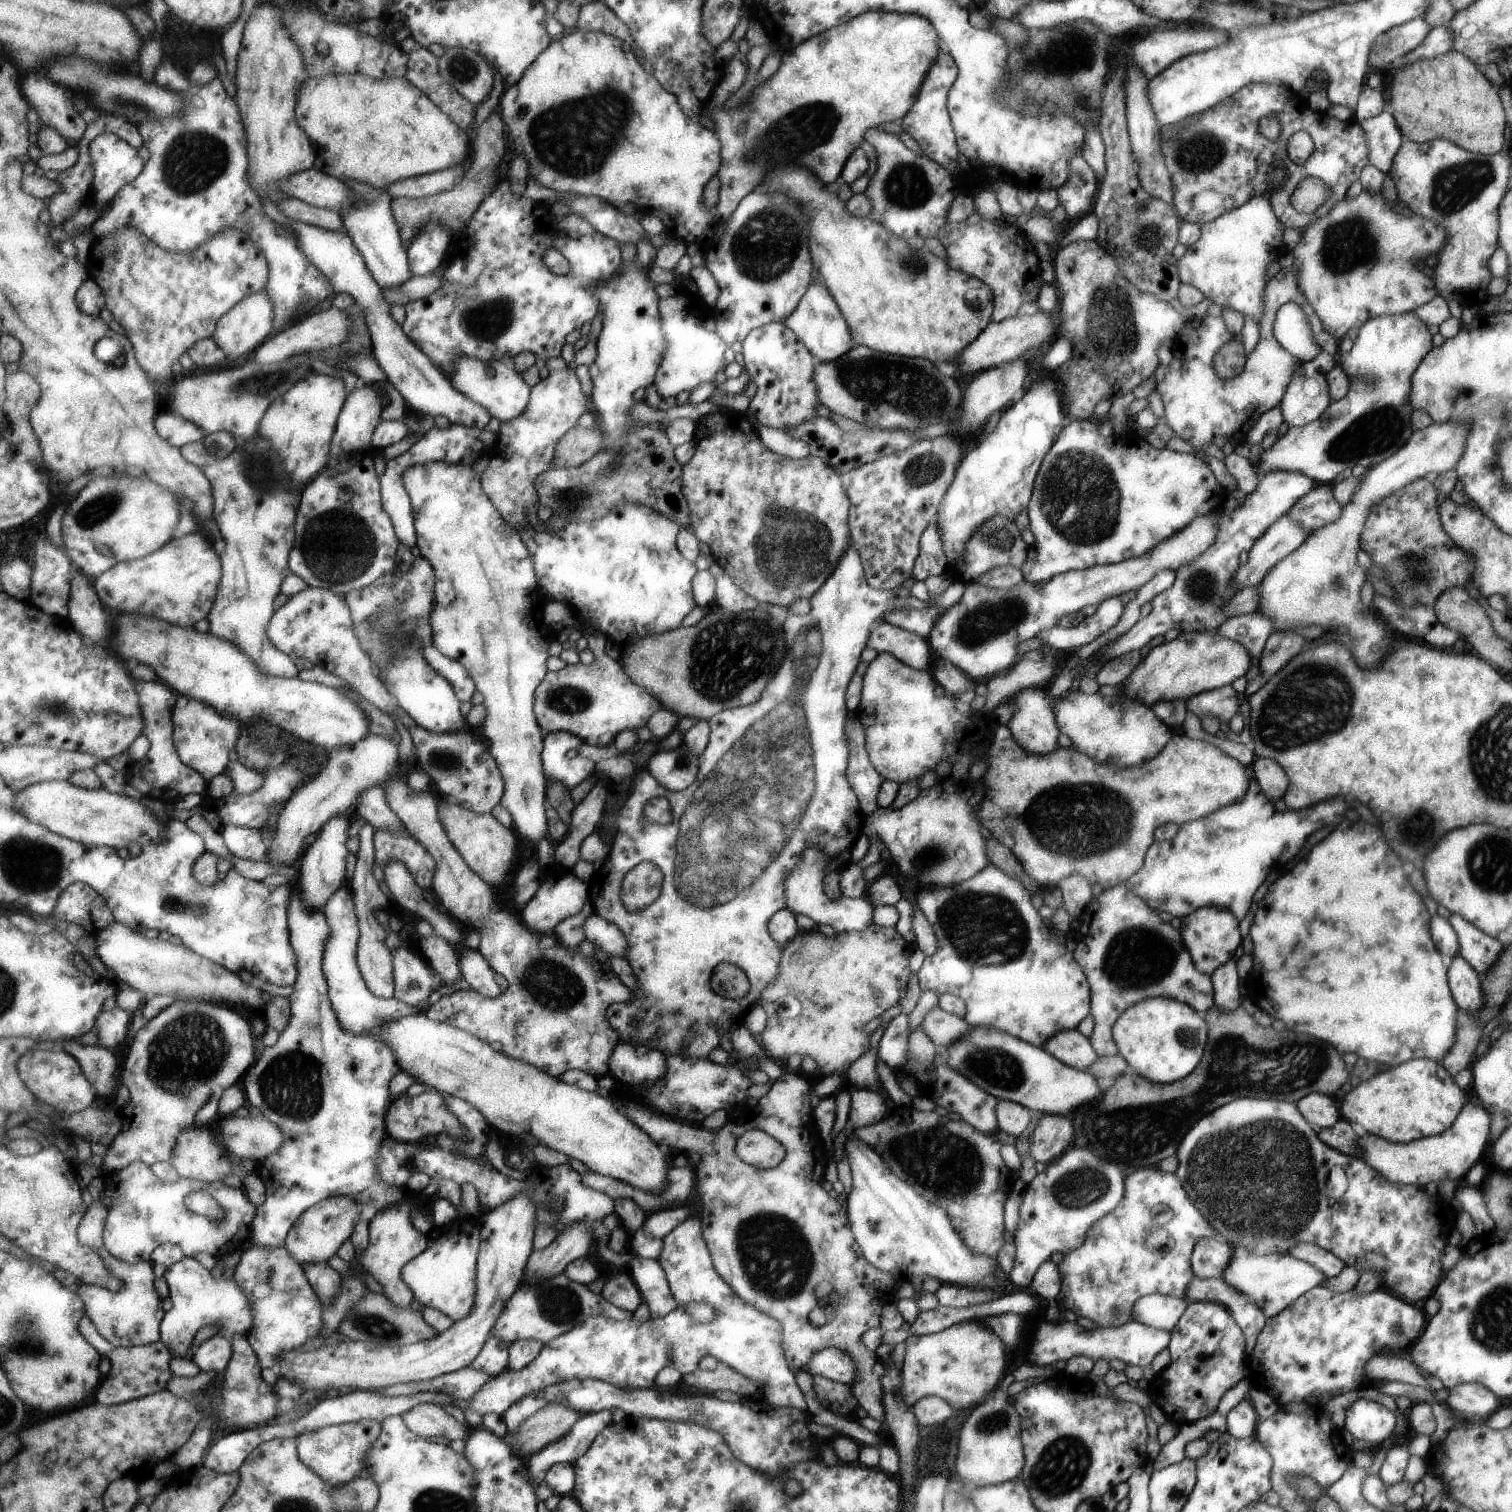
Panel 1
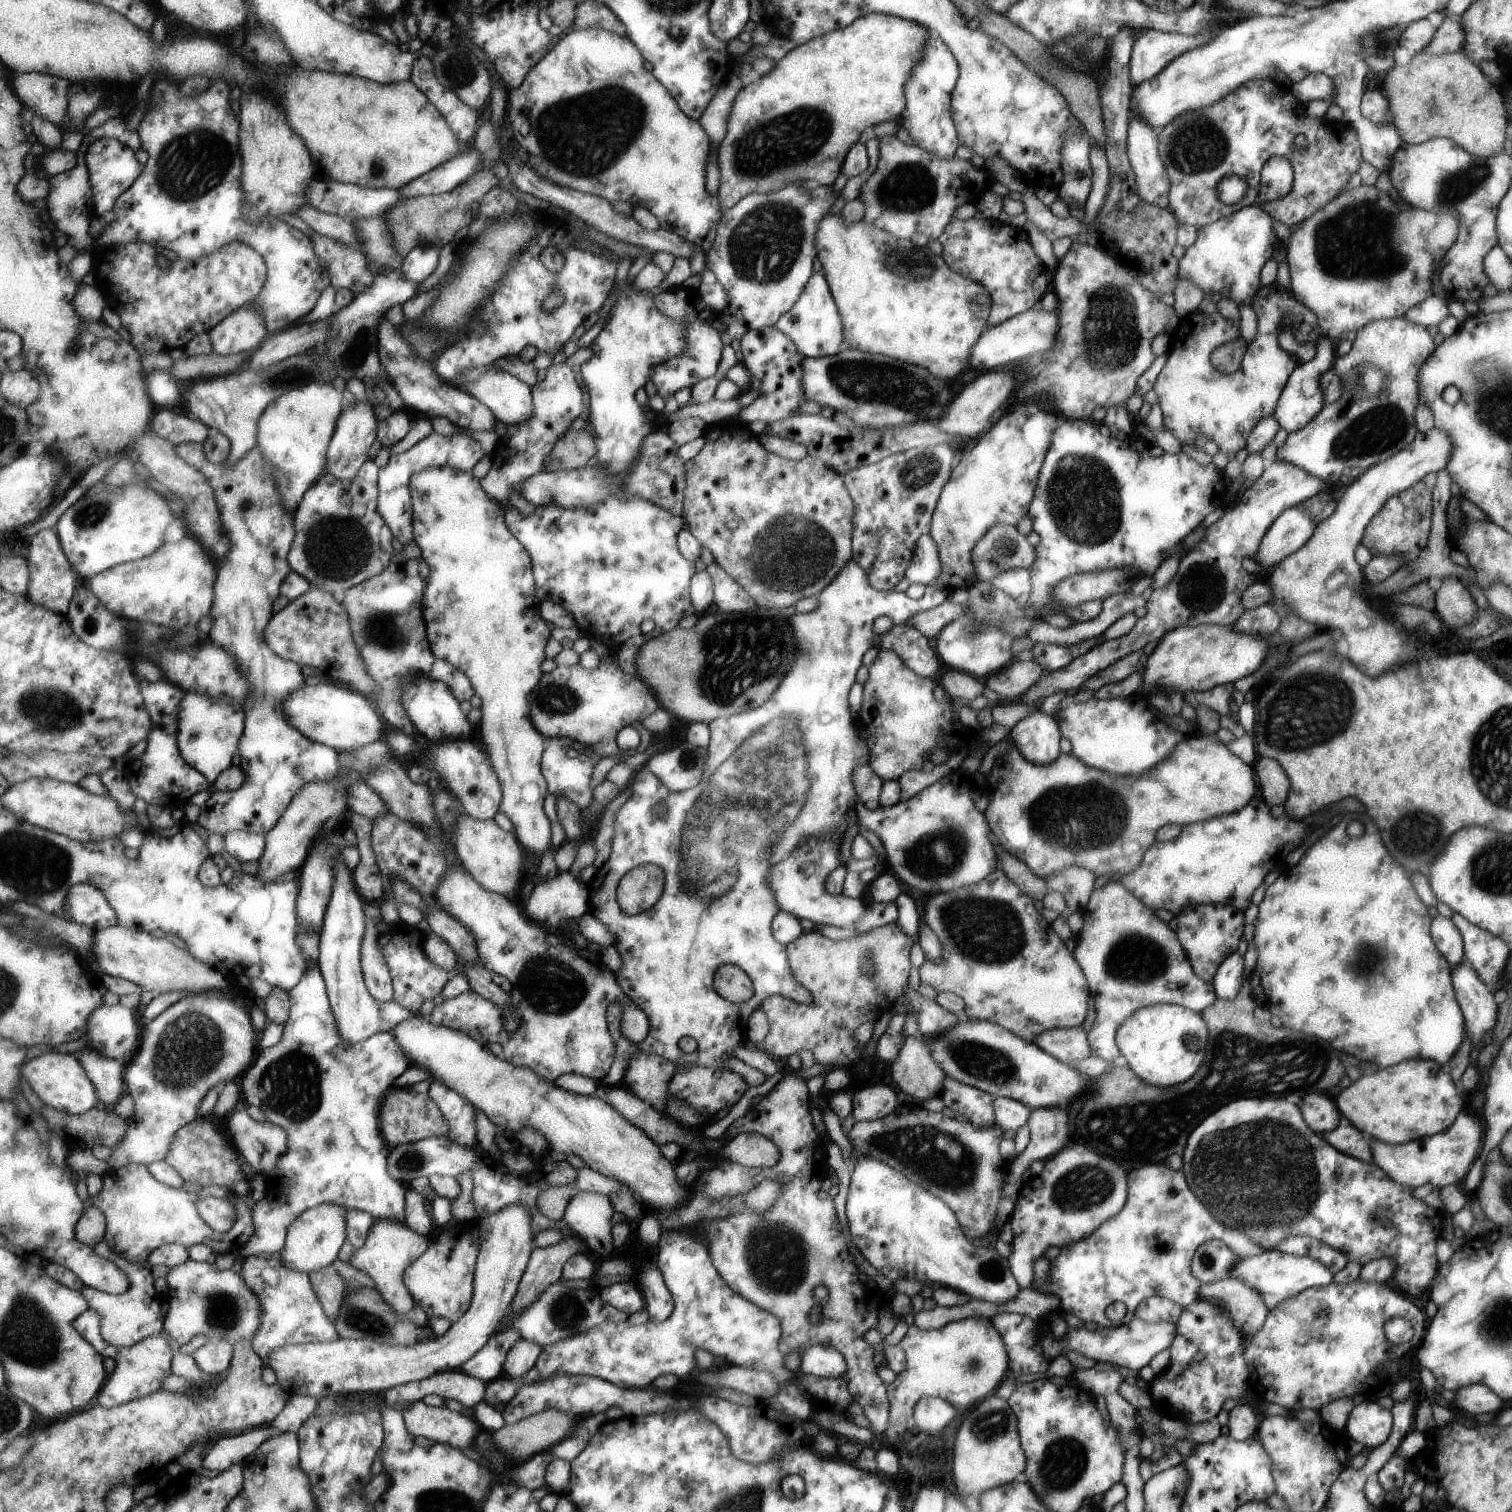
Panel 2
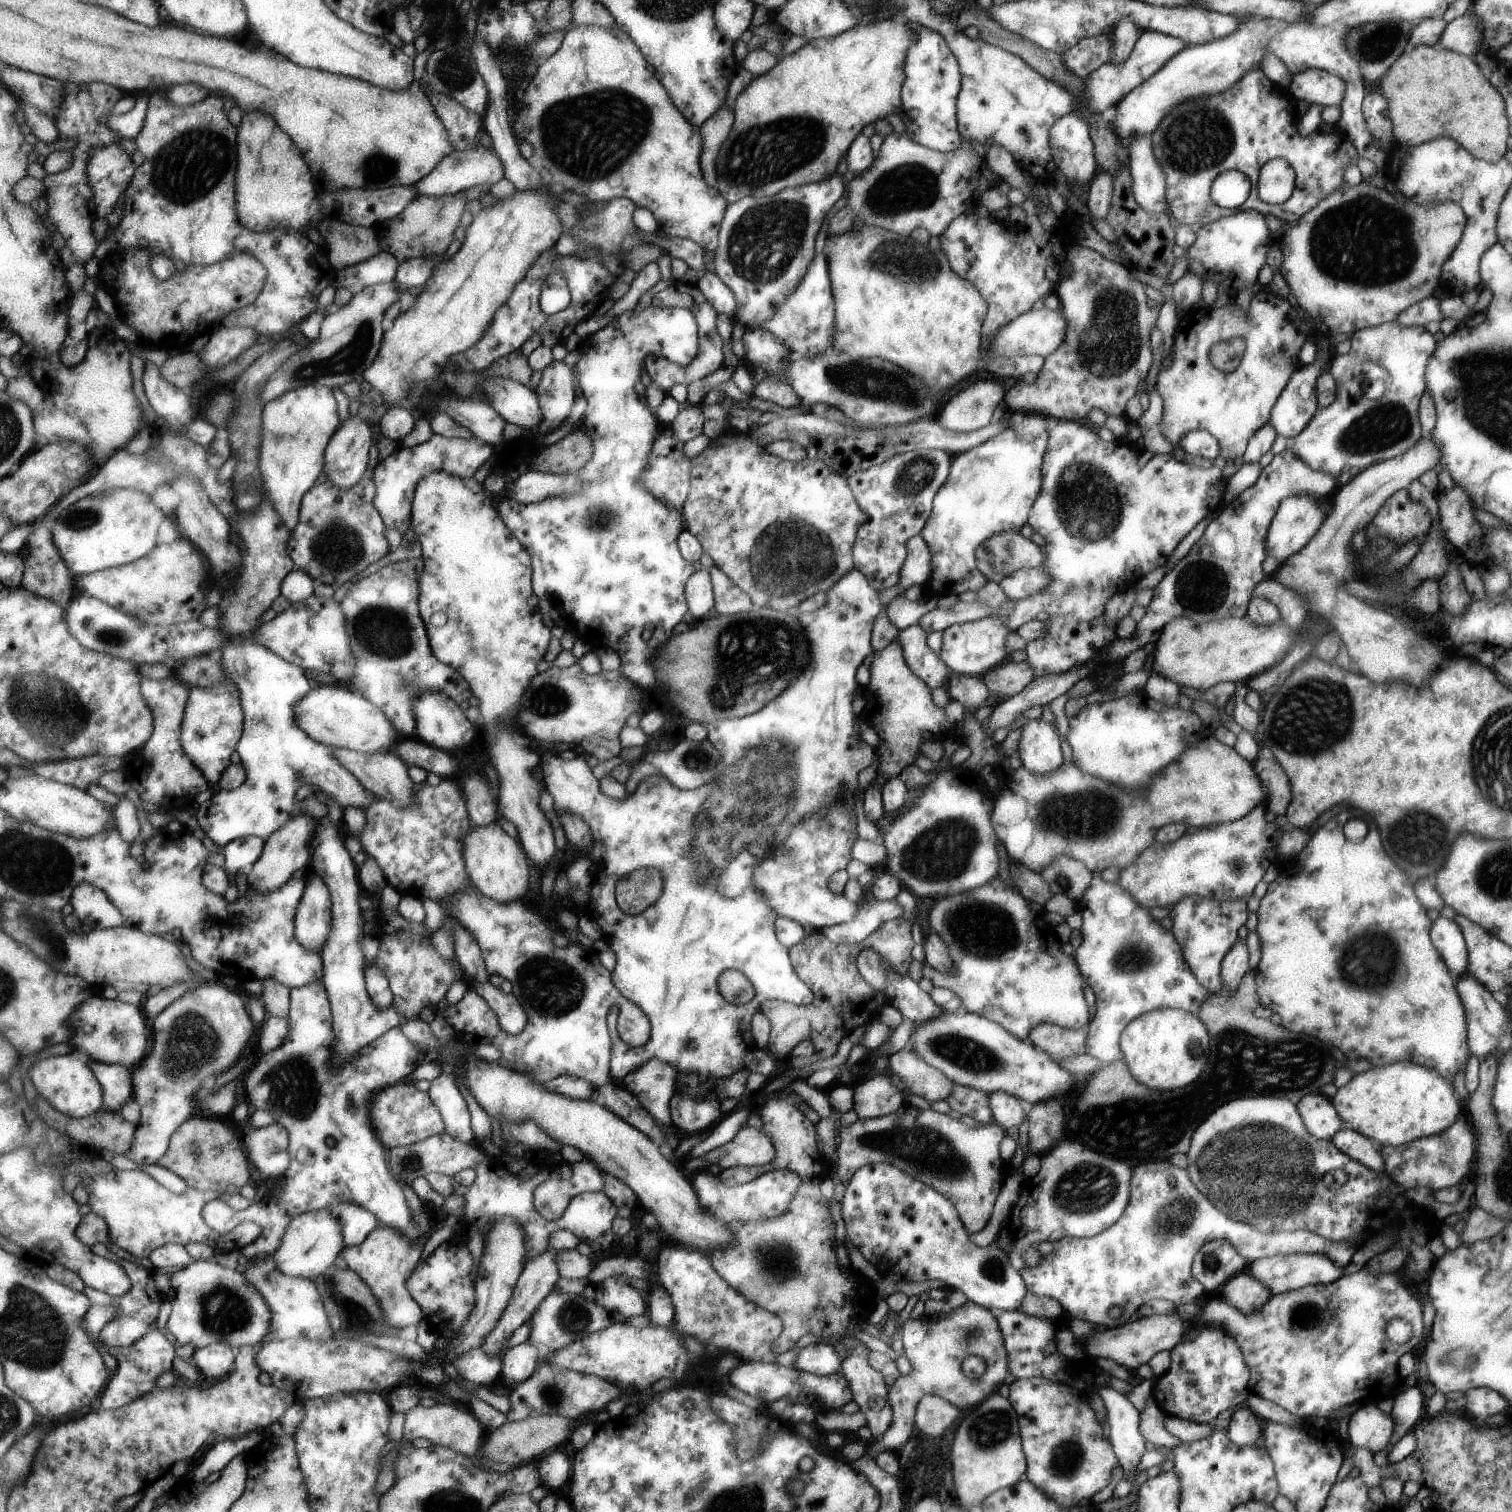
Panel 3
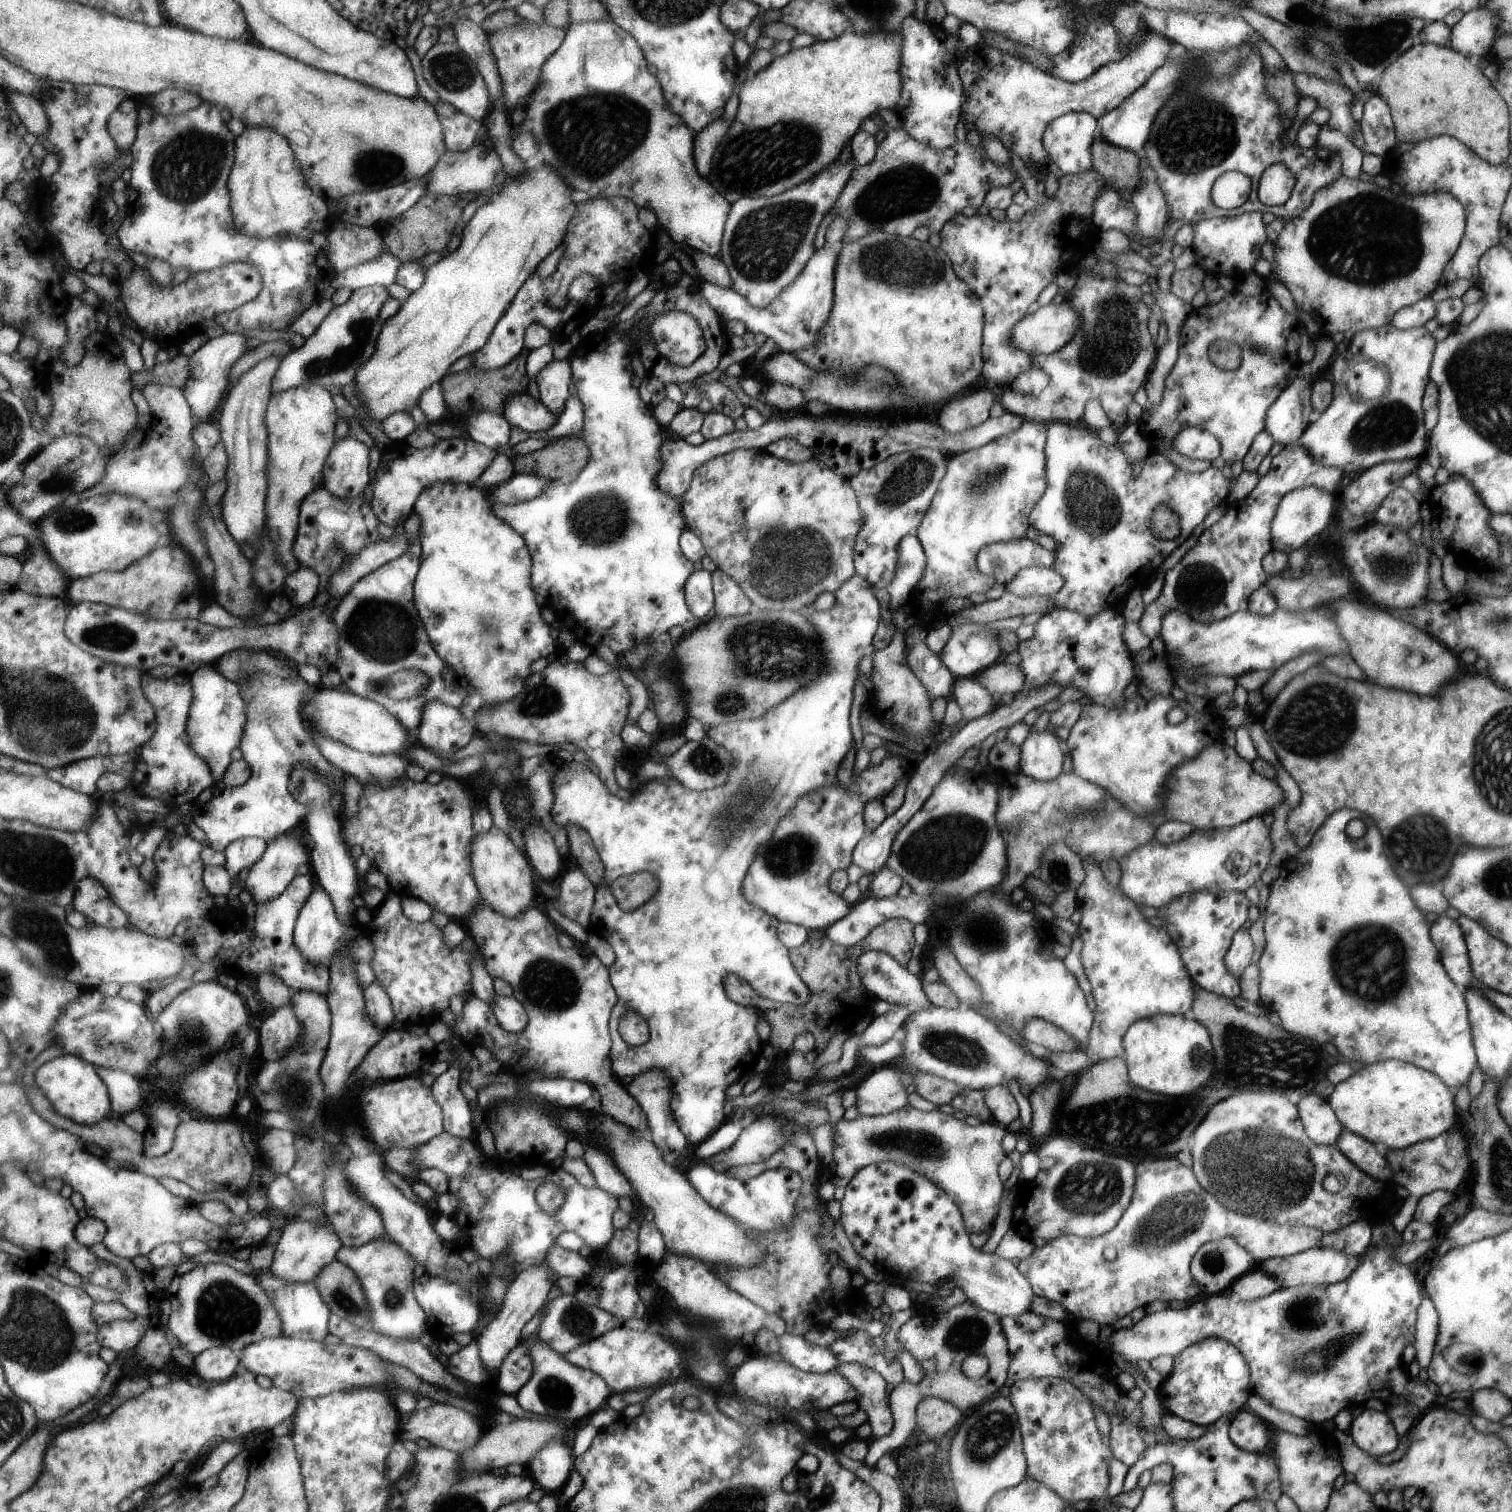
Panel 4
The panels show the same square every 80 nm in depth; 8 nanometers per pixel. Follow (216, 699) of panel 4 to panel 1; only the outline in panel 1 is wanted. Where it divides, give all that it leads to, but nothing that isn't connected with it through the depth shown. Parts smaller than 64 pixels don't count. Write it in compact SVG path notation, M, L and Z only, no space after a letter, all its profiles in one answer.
M180 695L174 706L174 739L181 760L197 772L200 772L208 782L219 774L225 773L227 765L234 758L235 742L240 737L241 727L245 724L237 719L225 717L216 708L208 704Z

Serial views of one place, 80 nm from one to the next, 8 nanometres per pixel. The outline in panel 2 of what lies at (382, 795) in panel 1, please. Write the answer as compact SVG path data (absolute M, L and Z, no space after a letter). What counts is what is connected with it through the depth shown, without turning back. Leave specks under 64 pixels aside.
M187 443L183 445L179 445L178 453L187 461L190 462L193 466L199 467L202 470L202 474L206 474L211 486L214 488L215 498L217 499L219 505L219 512L221 513L221 520L223 523L224 534L227 536L231 542L231 546L228 549L227 553L223 556L221 564L223 564L223 568L219 570L219 580L217 581L217 586L215 586L215 604L213 605L213 610L211 610L211 615L213 615L213 628L211 629L211 636L209 638L217 643L219 646L225 647L227 650L230 650L237 658L238 663L240 664L240 669L250 678L252 682L252 689L254 692L249 696L250 702L245 706L246 712L246 729L244 735L240 740L239 754L238 754L238 764L241 766L245 773L247 773L247 782L236 791L217 791L212 790L210 797L200 806L202 808L201 816L200 816L200 824L204 826L205 829L209 830L211 833L217 833L223 835L225 838L227 833L233 831L247 831L250 833L259 833L264 834L266 836L267 833L271 832L279 822L279 819L282 818L283 813L289 808L291 801L294 799L294 796L300 792L301 789L307 783L315 782L318 780L327 780L333 777L338 777L339 775L343 775L348 782L348 807L353 810L355 813L359 813L368 819L374 820L377 817L382 817L390 812L390 808L387 806L387 803L383 800L383 797L372 787L369 786L366 782L361 781L353 781L351 773L347 774L341 770L341 767L338 763L338 752L331 748L330 746L315 742L310 738L307 738L300 730L297 730L297 727L291 726L288 721L287 715L284 713L282 709L282 702L289 696L289 694L294 693L294 690L297 690L300 686L305 684L305 678L307 670L300 668L300 664L293 662L292 660L287 660L283 658L281 655L278 655L272 648L271 645L267 642L266 639L266 628L267 625L270 624L271 619L274 616L274 604L275 599L279 598L279 595L282 594L280 591L280 586L283 584L283 581L289 573L292 571L290 565L290 552L292 546L294 545L294 540L297 534L296 531L296 522L294 516L284 507L284 502L282 501L282 496L278 491L276 485L276 476L275 476L275 465L269 464L267 462L268 458L264 453L264 450L261 450L259 446L255 446L253 450L249 450L239 462L229 462L223 461L220 463L214 463L206 453L206 448L204 443Z

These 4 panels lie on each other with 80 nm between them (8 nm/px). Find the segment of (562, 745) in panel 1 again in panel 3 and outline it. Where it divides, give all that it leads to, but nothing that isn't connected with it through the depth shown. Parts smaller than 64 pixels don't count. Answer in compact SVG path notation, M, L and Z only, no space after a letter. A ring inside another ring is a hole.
M853 568L824 592L826 599L820 609L798 616L806 646L809 647L809 666L807 670L803 670L803 674L799 674L799 678L793 680L791 686L787 686L783 694L779 694L779 698L775 698L775 702L771 702L771 706L763 706L759 714L751 714L747 718L721 720L707 725L708 739L723 756L720 760L722 769L718 782L683 790L667 777L659 774L647 775L638 783L633 794L617 802L601 792L603 784L595 778L587 762L587 754L576 755L570 760L563 760L555 752L543 754L544 782L546 788L554 794L556 811L559 814L580 814L589 823L594 837L605 850L601 860L602 868L595 876L592 897L586 912L601 925L603 934L616 952L618 965L612 971L615 986L618 986L623 996L631 998L637 1006L645 1010L645 1014L649 1014L653 1022L651 1040L641 1048L629 1046L618 1031L620 1006L612 1006L608 1014L608 1026L614 1042L610 1063L611 1076L615 1081L621 1082L630 1072L651 1059L671 1062L679 1072L701 1072L701 1076L708 1079L713 1077L719 1080L731 1076L745 1068L743 1054L754 1047L750 1020L763 1001L777 999L797 1006L809 1004L813 1000L813 991L798 977L790 962L788 948L778 941L774 930L777 914L755 886L754 872L755 867L764 861L763 858L771 854L771 846L781 846L795 824L798 825L824 807L833 805L841 792L850 791L854 796L857 775L876 756L874 749L863 744L853 732L851 705L854 696L849 696L857 688L853 678L855 670L859 668L861 660L872 652L869 632L873 618L883 610L890 625L903 629L914 624L919 615L935 607L939 598L937 595L923 593L917 600L907 600L900 594L887 602L885 610L879 594L873 587L869 588L869 585L866 575ZM642 866L653 866L662 871L665 881L663 894L641 914L623 912L617 898L618 882L623 873L629 872L633 867ZM725 968L742 972L754 988L753 998L749 1002L730 1004L729 1010L717 986L719 972Z

